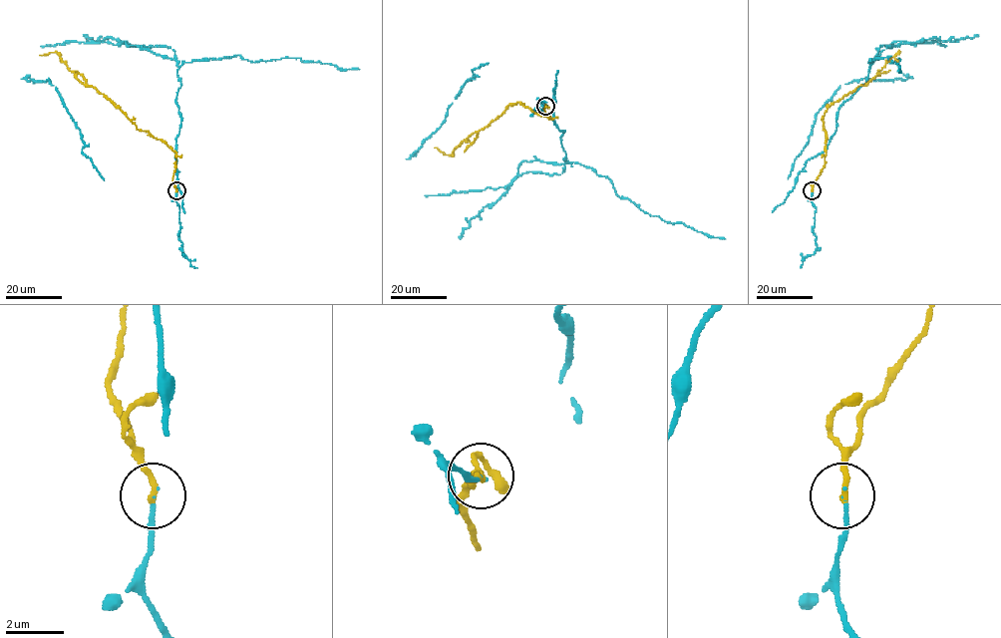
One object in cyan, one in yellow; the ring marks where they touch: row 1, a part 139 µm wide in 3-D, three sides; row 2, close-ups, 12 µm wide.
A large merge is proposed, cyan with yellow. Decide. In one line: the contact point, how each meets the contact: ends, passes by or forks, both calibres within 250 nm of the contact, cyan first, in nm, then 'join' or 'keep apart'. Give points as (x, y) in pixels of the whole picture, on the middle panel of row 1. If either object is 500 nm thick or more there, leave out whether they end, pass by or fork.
at (545, 106); cyan ends there; yellow ends there; 130 nm thick on the cyan side, 200 nm on the other; join

